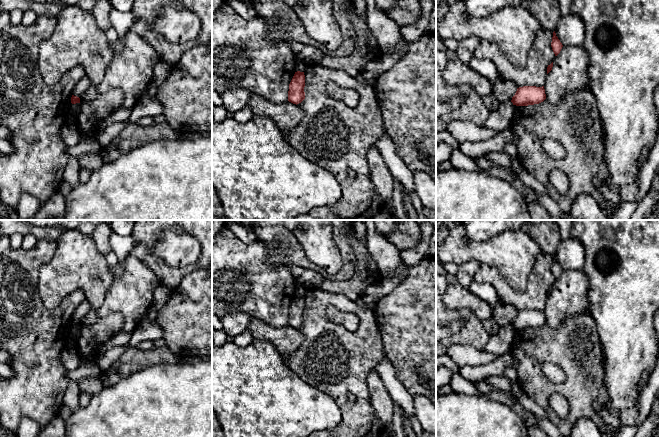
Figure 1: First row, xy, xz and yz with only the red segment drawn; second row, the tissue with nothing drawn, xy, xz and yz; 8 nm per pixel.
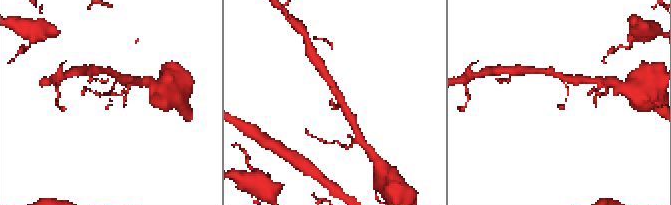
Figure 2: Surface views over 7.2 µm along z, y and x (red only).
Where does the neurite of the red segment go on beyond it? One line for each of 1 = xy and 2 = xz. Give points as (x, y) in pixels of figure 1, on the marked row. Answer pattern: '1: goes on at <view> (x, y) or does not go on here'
1: does not go on here
2: does not go on here

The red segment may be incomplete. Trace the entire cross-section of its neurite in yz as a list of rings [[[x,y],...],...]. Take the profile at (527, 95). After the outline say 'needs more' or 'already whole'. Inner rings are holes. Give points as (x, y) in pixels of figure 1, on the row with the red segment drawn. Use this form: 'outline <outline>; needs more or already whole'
outline [[[523,86],[517,88],[511,102],[516,106],[528,106],[539,104],[546,99],[544,86]]]; already whole

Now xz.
outline [[[295,72],[288,91],[288,101],[293,104],[299,104],[305,99],[305,75],[304,72]]]; already whole

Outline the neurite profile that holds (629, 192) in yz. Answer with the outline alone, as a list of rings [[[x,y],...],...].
[[[639,183],[628,184],[621,188],[620,196],[622,202],[635,201],[639,192]]]

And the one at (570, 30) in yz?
[[[570,12],[560,17],[555,33],[563,46],[583,45],[585,25],[580,17]]]

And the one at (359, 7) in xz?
[[[351,0],[350,2],[350,8],[353,10],[353,12],[364,19],[367,20],[367,2],[366,0]]]

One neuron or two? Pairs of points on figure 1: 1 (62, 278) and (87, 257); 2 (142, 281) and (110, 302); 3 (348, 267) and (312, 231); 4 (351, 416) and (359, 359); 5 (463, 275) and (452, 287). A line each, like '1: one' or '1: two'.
1: one
2: one
3: two
4: one
5: two

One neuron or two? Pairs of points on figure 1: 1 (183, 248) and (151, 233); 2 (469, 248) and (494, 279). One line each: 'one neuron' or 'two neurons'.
1: two neurons
2: two neurons

